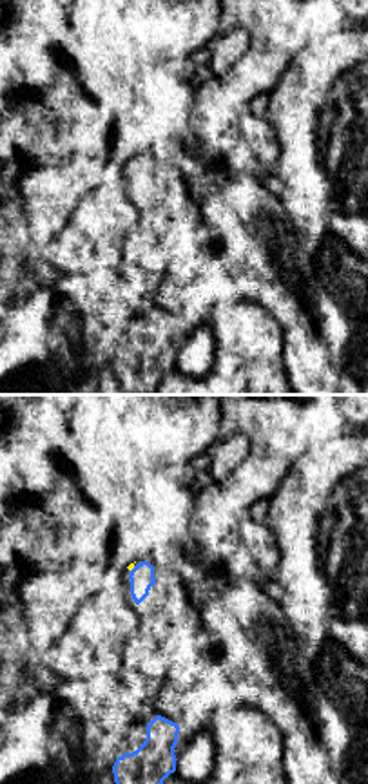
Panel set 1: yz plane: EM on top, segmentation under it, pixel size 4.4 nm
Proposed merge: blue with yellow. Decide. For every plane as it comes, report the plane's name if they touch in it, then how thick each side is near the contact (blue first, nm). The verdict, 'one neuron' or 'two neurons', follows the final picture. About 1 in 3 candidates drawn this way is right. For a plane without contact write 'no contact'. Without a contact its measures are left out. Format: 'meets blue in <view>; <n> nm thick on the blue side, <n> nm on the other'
meets blue in yz; 110 nm thick on the blue side, 20 nm on the other

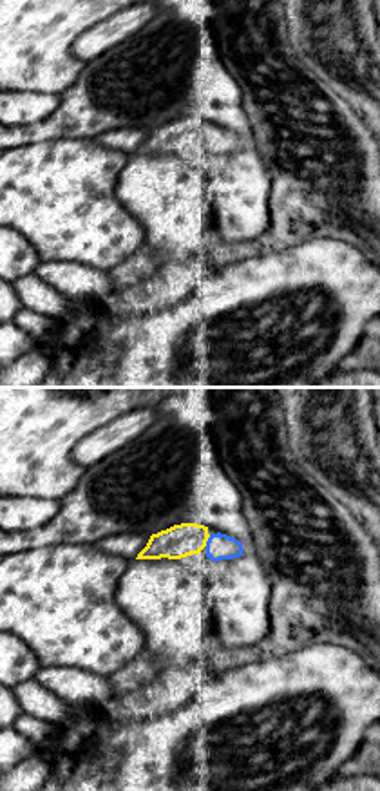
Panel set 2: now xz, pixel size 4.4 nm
meets blue in xz; 110 nm thick on the blue side, 150 nm on the other

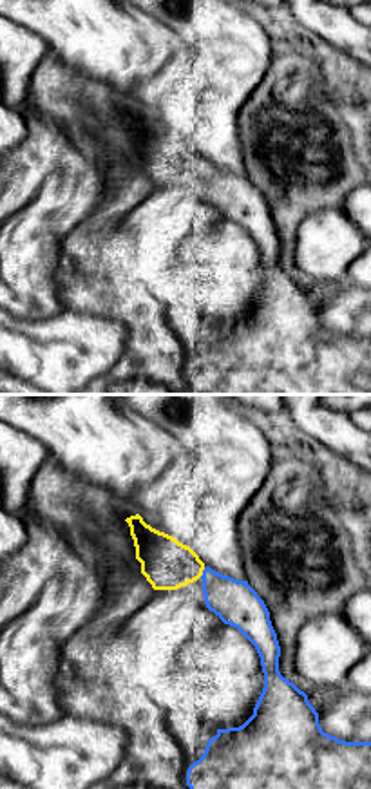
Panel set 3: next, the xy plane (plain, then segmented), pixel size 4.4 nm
meets blue in xy; 200 nm thick on the blue side, 220 nm on the other

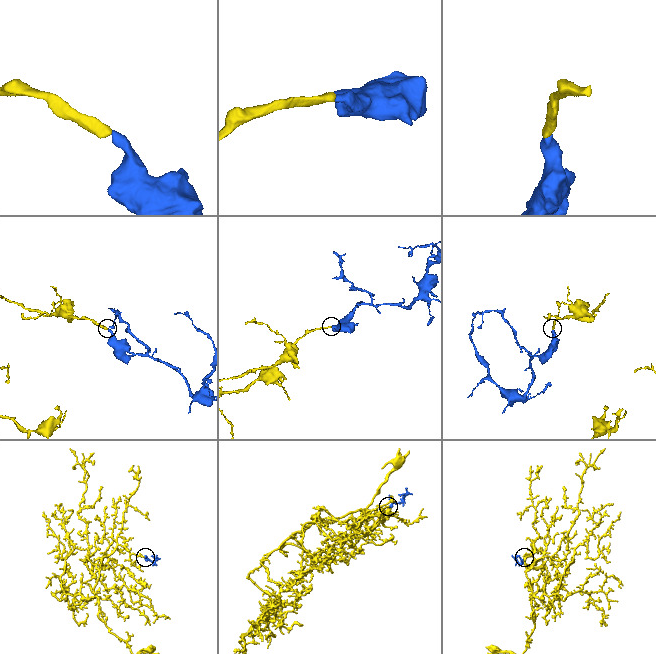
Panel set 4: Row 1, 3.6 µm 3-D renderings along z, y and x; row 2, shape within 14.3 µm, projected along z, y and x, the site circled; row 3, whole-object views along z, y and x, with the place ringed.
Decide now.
one neuron

